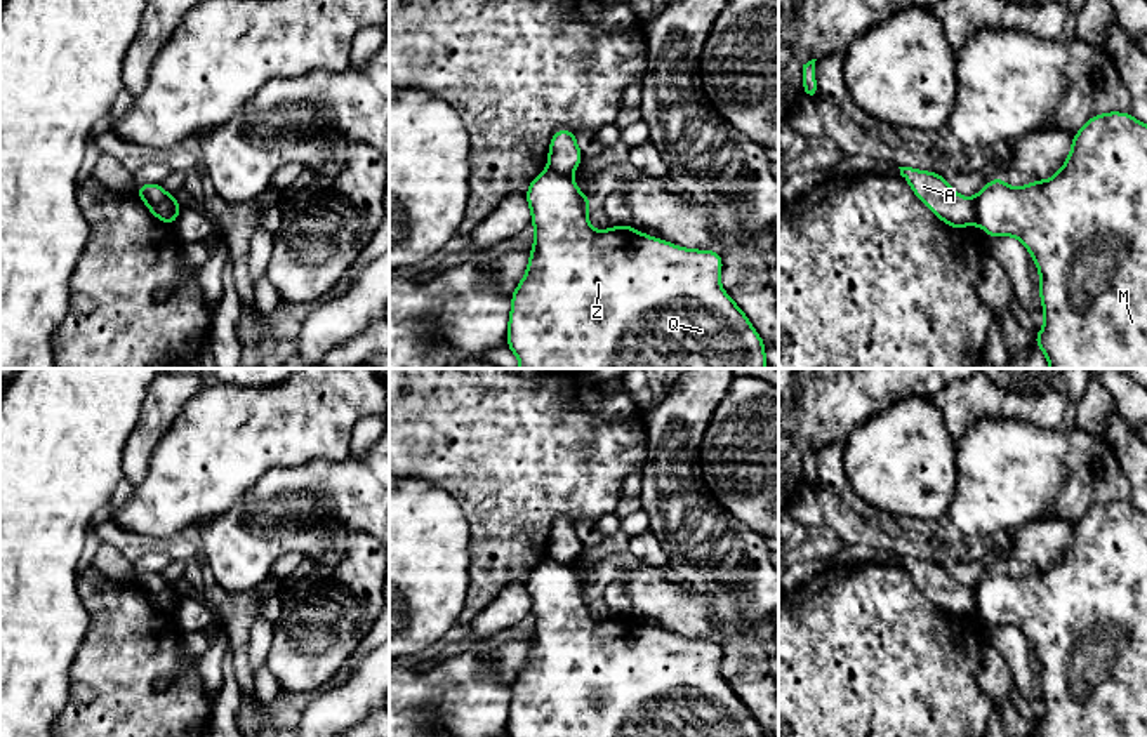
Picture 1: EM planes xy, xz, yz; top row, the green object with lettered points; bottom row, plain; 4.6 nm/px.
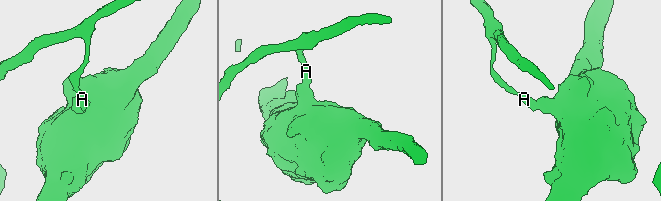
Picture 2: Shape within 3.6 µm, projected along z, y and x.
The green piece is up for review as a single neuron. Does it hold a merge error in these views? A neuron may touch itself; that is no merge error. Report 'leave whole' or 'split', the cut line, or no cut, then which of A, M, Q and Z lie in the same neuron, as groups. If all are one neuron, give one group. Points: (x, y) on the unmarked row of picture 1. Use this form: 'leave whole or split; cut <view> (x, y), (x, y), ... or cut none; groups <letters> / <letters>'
split; cut yz (972, 590), (975, 610); groups A / M Q Z

